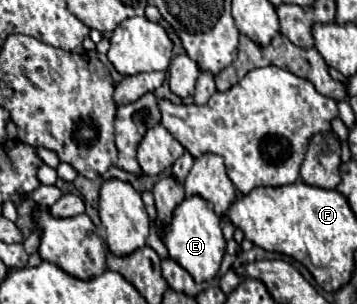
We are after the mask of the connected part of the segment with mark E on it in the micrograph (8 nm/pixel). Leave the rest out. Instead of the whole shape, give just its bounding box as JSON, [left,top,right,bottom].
[165,197,225,283]

